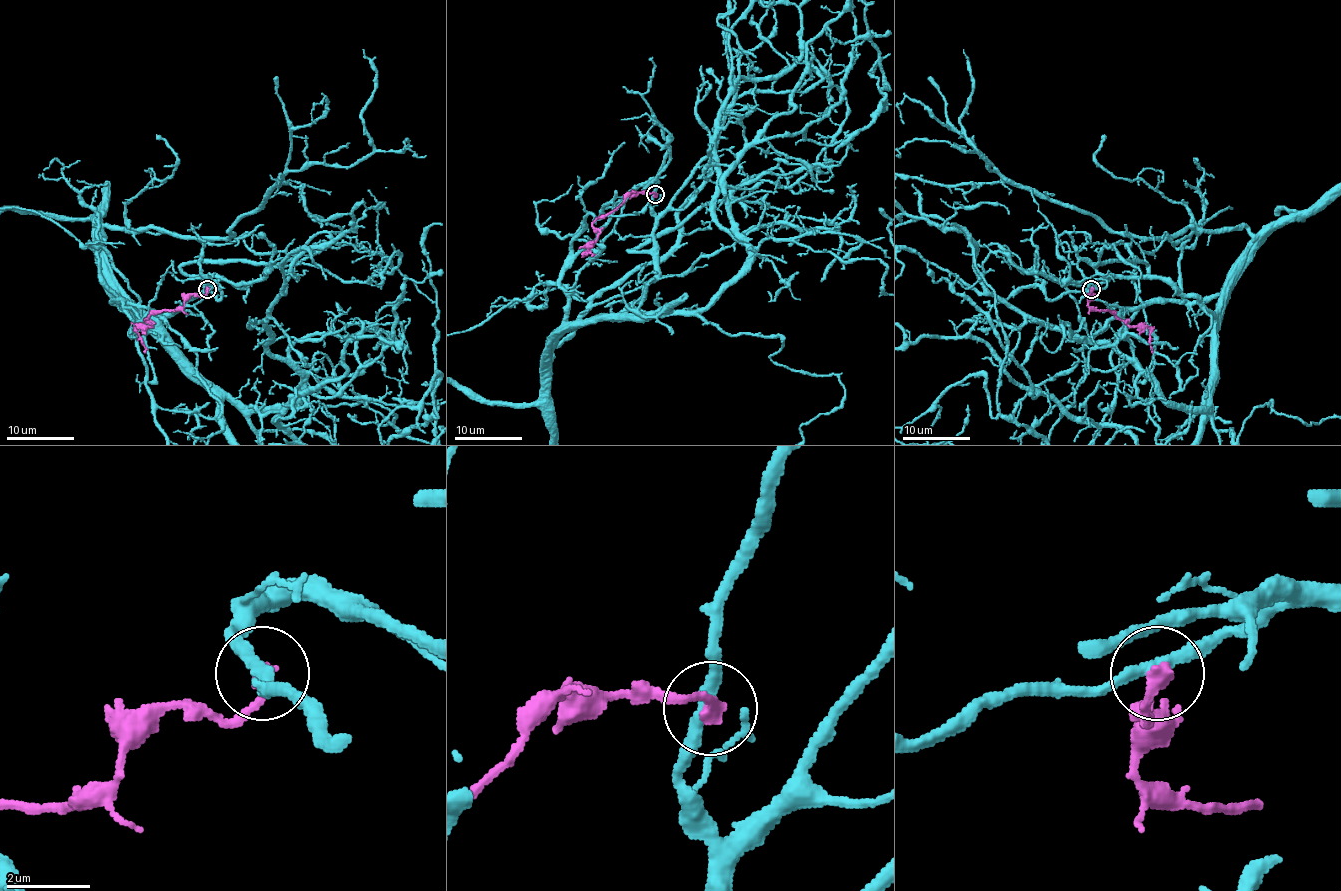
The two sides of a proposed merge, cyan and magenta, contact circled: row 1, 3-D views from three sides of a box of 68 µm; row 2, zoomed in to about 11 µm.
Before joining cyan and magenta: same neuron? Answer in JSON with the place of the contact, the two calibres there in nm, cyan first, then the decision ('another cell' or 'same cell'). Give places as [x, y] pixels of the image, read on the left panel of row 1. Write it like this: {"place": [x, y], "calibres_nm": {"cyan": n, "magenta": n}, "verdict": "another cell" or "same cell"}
{"place": [207, 289], "calibres_nm": {"cyan": 280, "magenta": 360}, "verdict": "another cell"}

